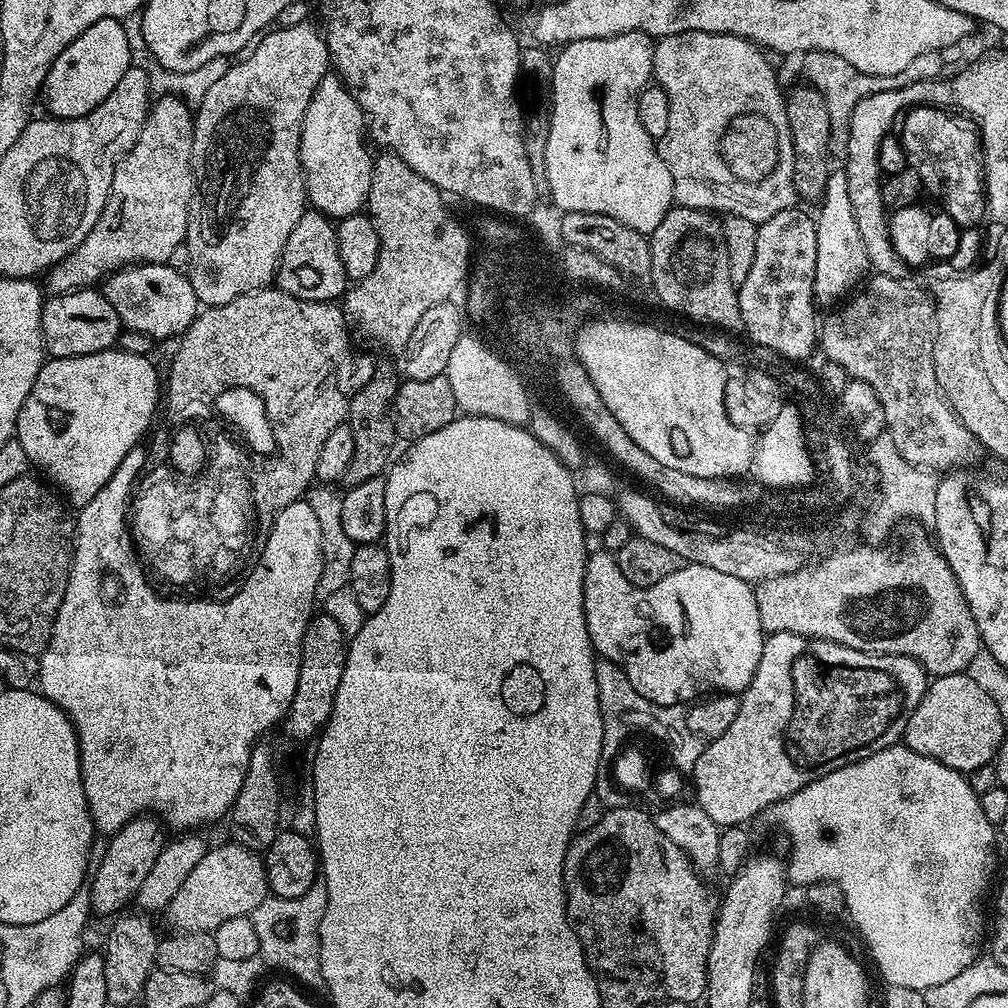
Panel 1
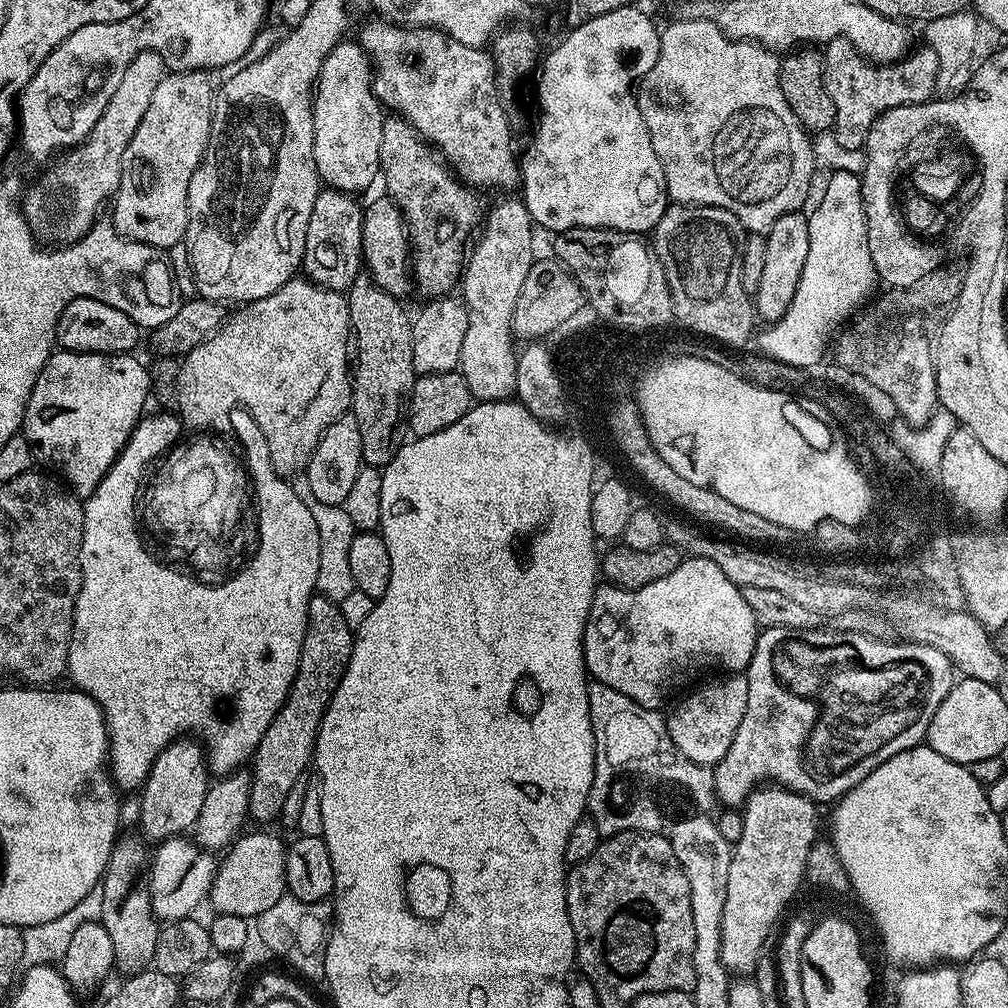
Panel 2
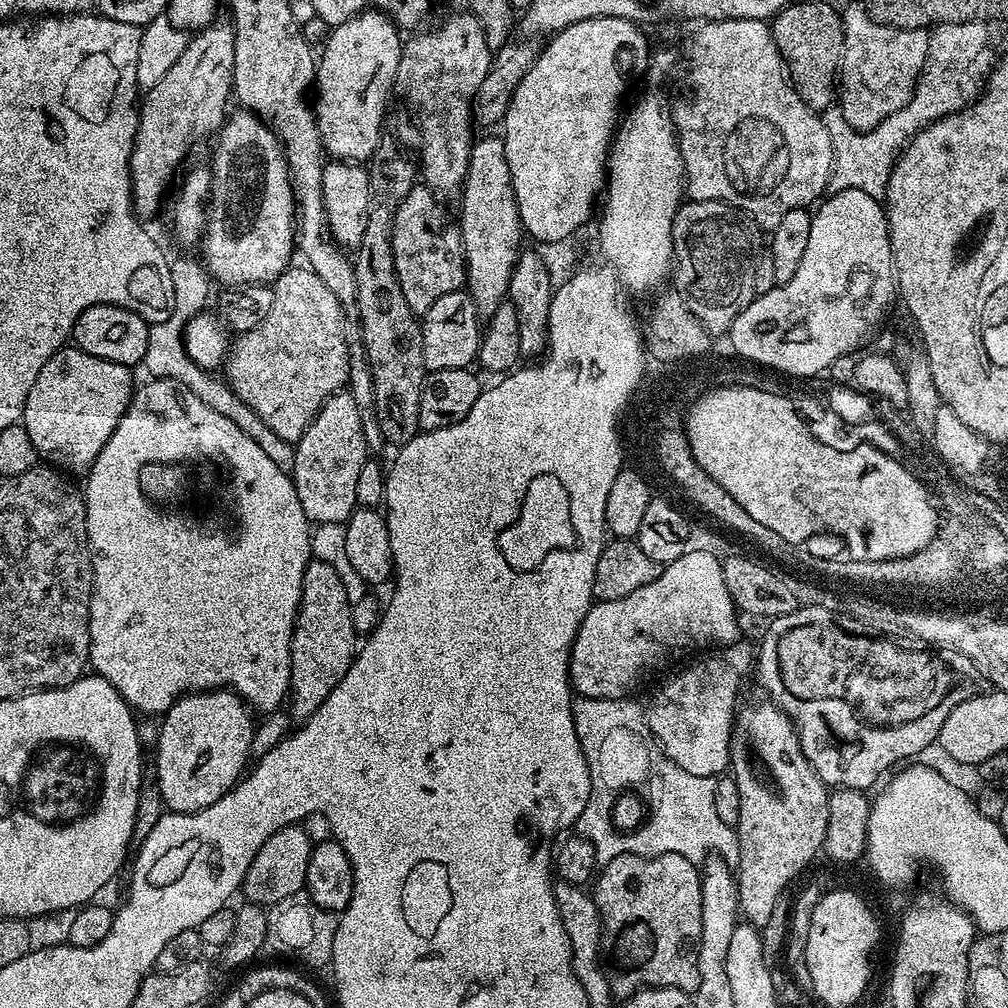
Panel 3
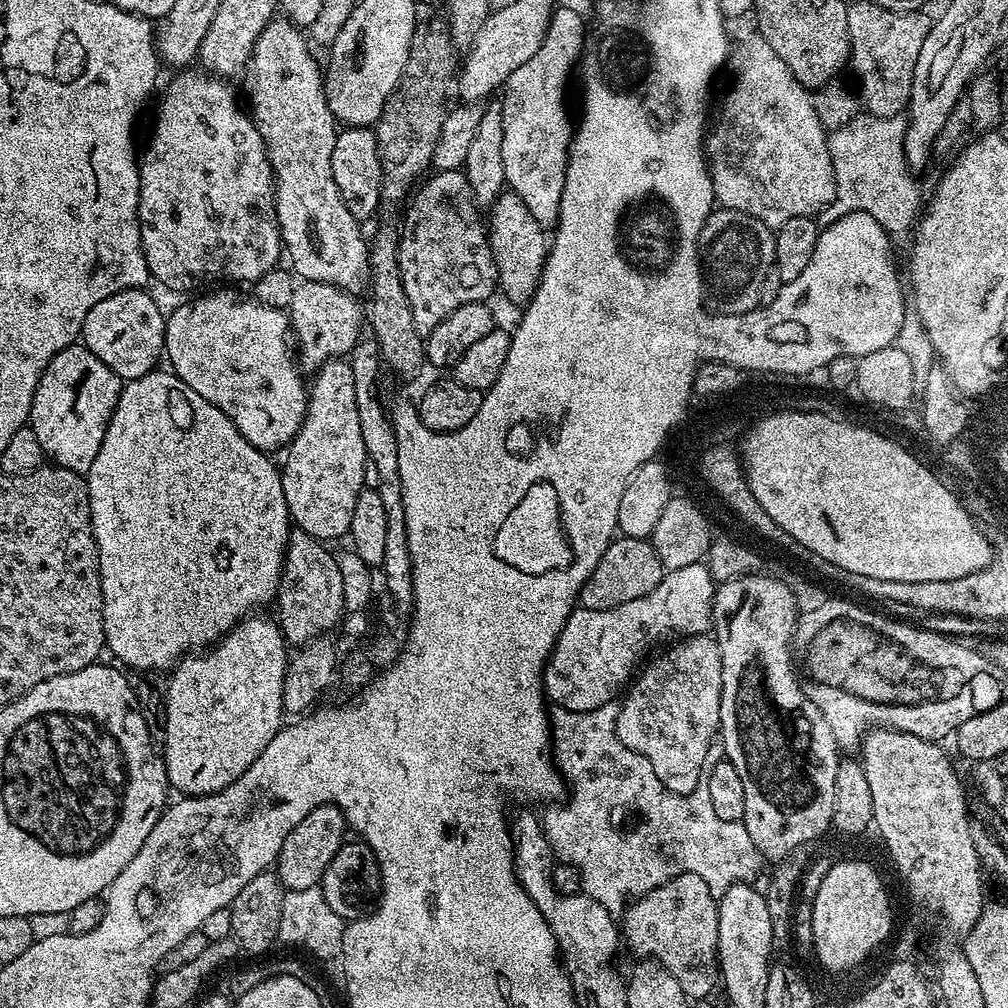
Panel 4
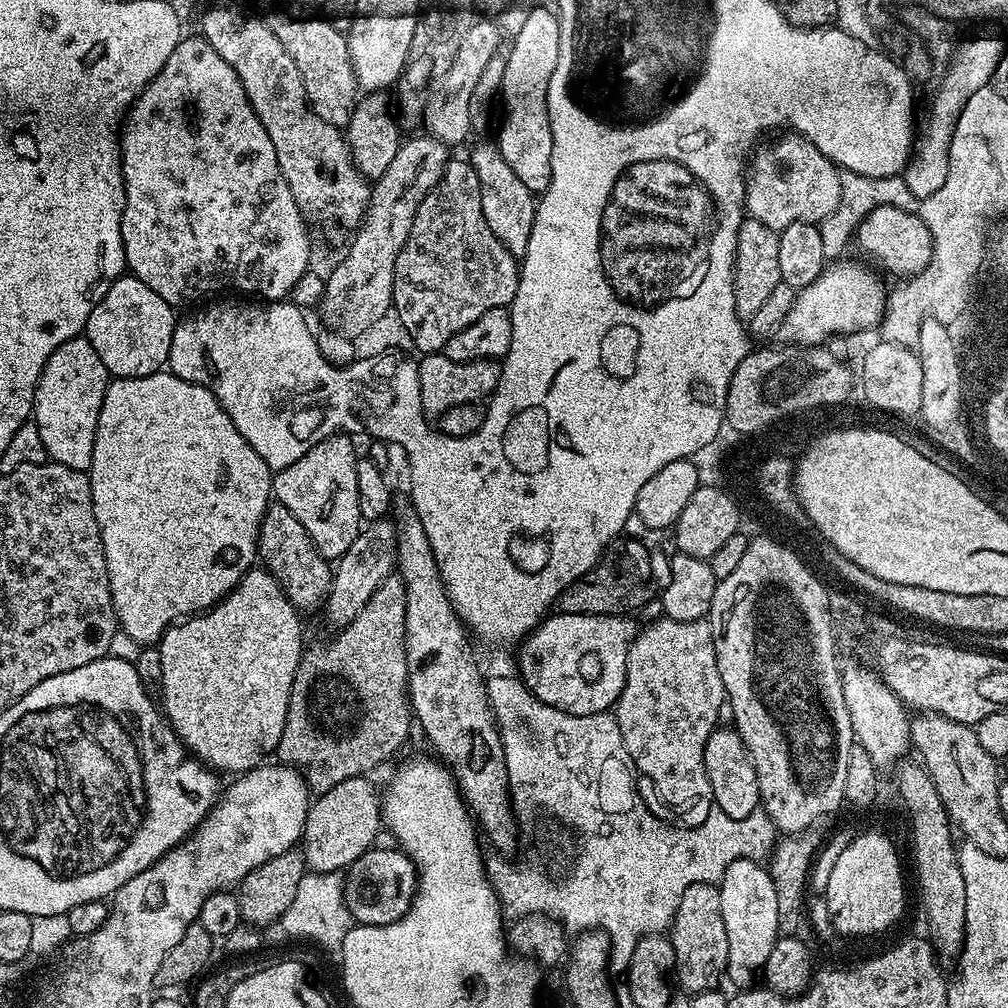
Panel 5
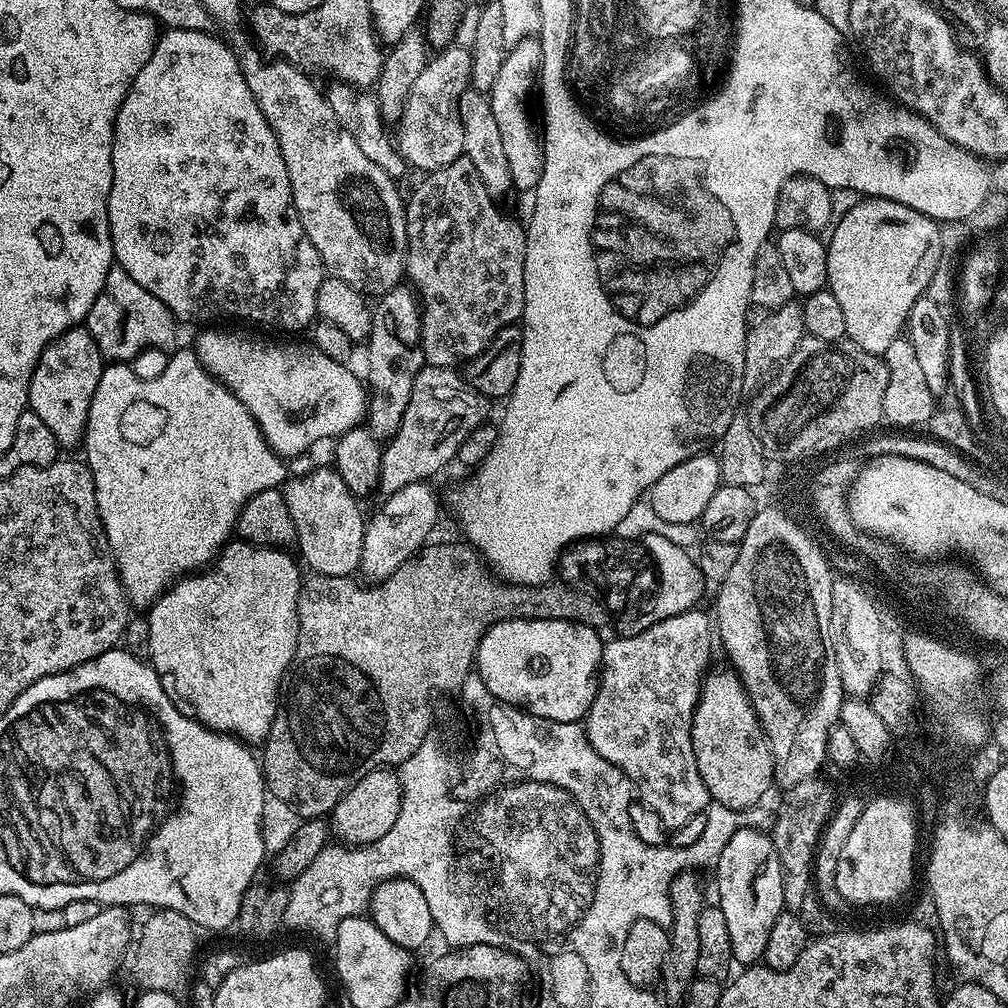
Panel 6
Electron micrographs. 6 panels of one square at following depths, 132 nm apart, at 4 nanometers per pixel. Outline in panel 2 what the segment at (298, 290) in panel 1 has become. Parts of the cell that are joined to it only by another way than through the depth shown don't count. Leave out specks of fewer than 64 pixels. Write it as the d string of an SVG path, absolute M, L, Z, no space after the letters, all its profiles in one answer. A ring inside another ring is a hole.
M325 187L318 194L318 198L314 198L314 210L310 213L310 226L306 226L303 275L313 284L321 284L323 288L329 288L341 294L347 293L348 287L354 282L354 278L362 275L364 262L362 218L364 217L364 208L356 200L359 199L351 192L340 192L337 188Z

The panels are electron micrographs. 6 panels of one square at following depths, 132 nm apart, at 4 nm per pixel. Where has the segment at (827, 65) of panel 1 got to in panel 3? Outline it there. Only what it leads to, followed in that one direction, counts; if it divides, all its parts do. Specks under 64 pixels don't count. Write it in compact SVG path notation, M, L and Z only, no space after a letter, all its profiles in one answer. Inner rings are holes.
M860 2L848 4L840 12L844 37L838 73L838 107L859 132L886 122L912 99L920 73L928 57L929 33L925 29L898 29L870 18Z

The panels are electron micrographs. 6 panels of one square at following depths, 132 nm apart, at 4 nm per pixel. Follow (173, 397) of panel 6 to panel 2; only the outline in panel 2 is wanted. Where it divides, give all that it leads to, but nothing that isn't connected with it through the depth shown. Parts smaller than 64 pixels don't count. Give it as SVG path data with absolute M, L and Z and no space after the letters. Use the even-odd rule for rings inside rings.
M233 408L228 413L226 420L234 431L238 444L248 450L245 456L250 458L250 465L254 474L258 477L258 482L261 483L260 501L264 503L260 517L257 518L255 514L250 512L250 506L248 506L248 484L246 484L245 473L213 474L212 478L206 478L208 480L208 488L228 488L228 536L252 536L253 542L258 544L251 560L236 575L228 577L227 580L223 580L220 584L205 584L203 580L190 574L190 569L184 560L184 556L176 556L176 552L172 552L172 544L168 544L168 540L164 540L164 536L160 536L160 532L156 532L156 528L152 528L152 520L148 520L150 522L150 534L152 534L150 547L148 549L144 548L135 540L131 525L132 492L134 490L136 471L142 460L148 460L149 455L154 455L162 449L160 420L156 416L148 414L141 419L140 423L136 425L136 428L130 434L126 446L121 450L120 457L110 466L110 470L102 478L102 482L98 482L94 494L83 501L84 529L82 530L82 542L80 543L80 573L82 574L82 582L80 583L80 593L76 595L76 605L74 606L72 637L68 647L66 676L67 679L70 678L76 683L73 685L79 691L85 692L90 698L94 698L94 702L98 702L98 706L102 710L104 721L108 727L108 763L112 779L117 789L120 790L139 789L147 779L148 771L151 770L152 762L157 754L163 752L164 748L172 743L173 740L183 737L185 734L196 734L192 732L200 732L201 737L199 736L199 739L206 749L206 763L217 777L226 776L229 772L241 769L256 755L256 747L258 742L262 742L262 734L266 734L270 722L274 722L278 710L286 702L288 691L296 677L298 662L300 661L300 647L304 641L306 626L308 625L308 603L310 603L316 592L316 579L318 578L318 526L314 526L314 514L310 514L306 503L302 502L294 494L289 481L284 478L277 481L276 476L270 475L274 466L270 462L270 450L266 446L266 438L263 436L262 430L258 430L258 422L254 422L254 418L245 408Z

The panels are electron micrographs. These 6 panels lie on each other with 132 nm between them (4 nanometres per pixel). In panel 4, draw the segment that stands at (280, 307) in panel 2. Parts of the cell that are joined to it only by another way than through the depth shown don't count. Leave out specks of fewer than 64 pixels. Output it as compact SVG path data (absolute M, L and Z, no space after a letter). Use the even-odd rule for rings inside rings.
M313 280L297 283L290 307L290 332L298 349L298 360L305 369L317 370L333 358L344 358L351 353L366 324L366 312L355 295L343 292L332 284Z

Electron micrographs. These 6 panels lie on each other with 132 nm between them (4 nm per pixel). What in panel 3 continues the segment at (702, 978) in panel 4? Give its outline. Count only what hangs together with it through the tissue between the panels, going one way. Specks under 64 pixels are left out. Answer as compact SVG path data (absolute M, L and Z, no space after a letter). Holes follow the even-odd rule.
M629 852L618 854L599 869L590 895L600 912L600 934L602 937L602 967L613 997L627 998L639 992L641 988L677 988L694 994L698 990L698 946L702 938L702 888L700 886L700 868L682 854L662 854L661 856L635 856Z

